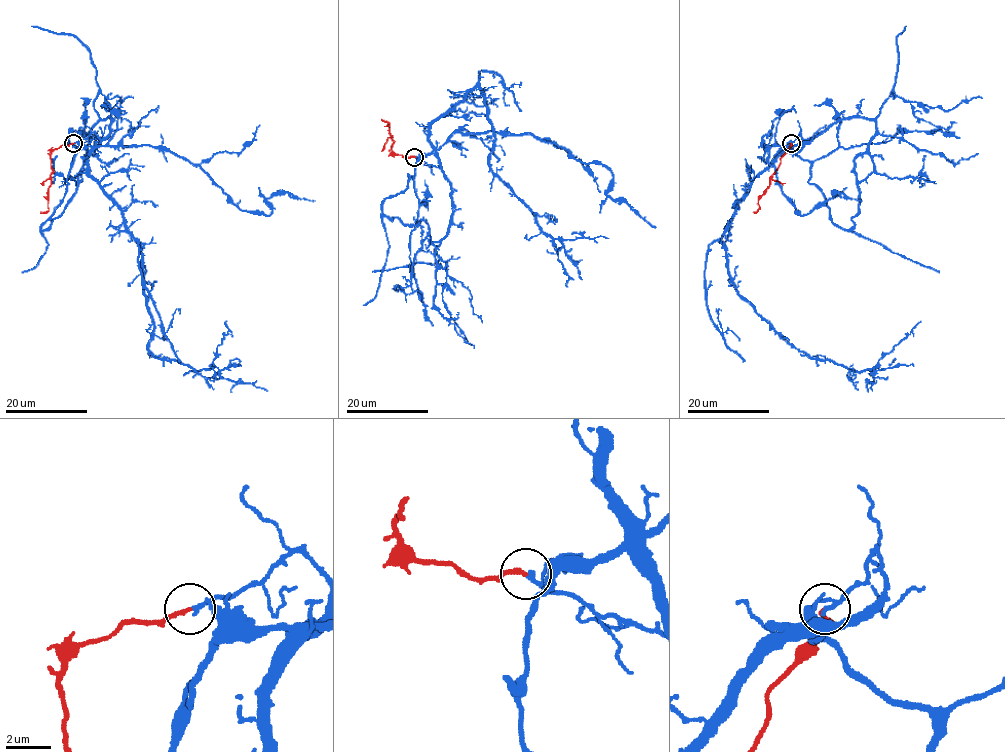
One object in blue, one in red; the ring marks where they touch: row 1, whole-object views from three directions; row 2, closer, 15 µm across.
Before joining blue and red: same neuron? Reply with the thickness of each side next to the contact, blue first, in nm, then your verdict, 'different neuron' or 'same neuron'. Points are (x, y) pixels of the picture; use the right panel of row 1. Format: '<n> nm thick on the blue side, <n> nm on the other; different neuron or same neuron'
140 nm thick on the blue side, 180 nm on the other; same neuron

